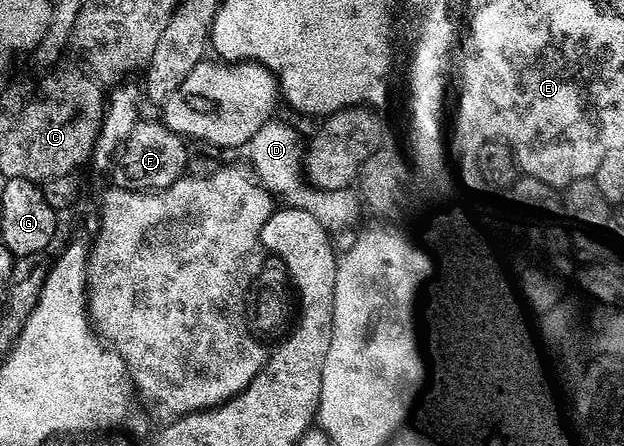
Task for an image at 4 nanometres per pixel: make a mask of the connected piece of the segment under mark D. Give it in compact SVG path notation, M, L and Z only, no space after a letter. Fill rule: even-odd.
M269 119L255 132L244 146L253 167L255 176L269 192L282 195L289 208L310 212L315 221L329 233L335 248L339 252L348 250L354 243L356 231L354 225L358 219L362 202L353 188L318 189L308 184L304 178L303 160L306 156L304 139L288 123Z

